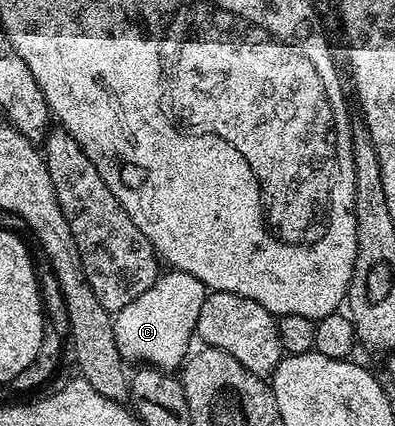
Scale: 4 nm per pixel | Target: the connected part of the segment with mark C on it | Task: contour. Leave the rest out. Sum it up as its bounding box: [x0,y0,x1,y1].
[112,270,205,369]

